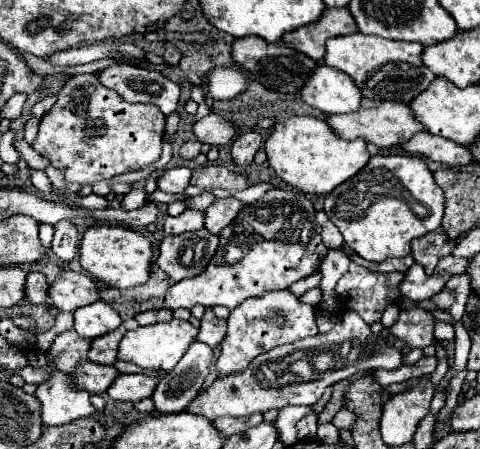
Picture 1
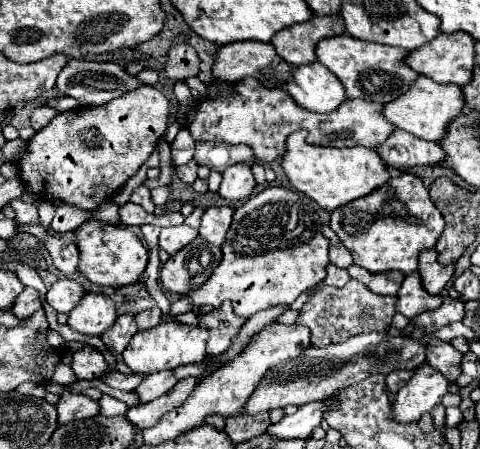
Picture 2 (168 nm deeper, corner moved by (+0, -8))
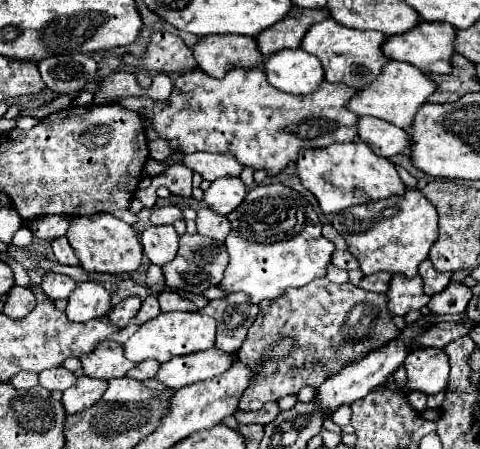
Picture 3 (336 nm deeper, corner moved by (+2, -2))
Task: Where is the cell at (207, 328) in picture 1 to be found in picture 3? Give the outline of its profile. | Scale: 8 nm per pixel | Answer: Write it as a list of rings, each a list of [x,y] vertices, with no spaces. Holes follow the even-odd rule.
[[[229,294],[225,298],[211,300],[199,312],[217,320],[215,346],[223,352],[235,352],[241,348],[247,328],[255,322],[259,308],[251,304],[245,294]]]

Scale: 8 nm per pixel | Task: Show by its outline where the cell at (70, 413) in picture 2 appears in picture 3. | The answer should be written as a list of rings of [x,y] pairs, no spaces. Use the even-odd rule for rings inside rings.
[[[81,376],[81,378],[77,378],[75,386],[67,388],[63,392],[63,400],[61,400],[63,408],[67,414],[81,412],[81,410],[97,404],[103,398],[105,390],[107,390],[107,382]]]

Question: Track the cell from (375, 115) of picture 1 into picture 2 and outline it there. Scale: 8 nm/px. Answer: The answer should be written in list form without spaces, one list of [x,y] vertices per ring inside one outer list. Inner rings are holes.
[[[243,78],[227,90],[221,90],[215,98],[207,96],[195,104],[195,118],[187,124],[187,130],[195,142],[247,144],[253,148],[253,154],[259,162],[273,162],[283,158],[285,140],[297,130],[307,130],[307,144],[313,146],[375,148],[395,130],[395,126],[389,124],[381,114],[381,108],[381,104],[369,100],[345,100],[345,104],[339,104],[335,112],[317,114],[297,106],[285,90],[265,88],[255,78]]]

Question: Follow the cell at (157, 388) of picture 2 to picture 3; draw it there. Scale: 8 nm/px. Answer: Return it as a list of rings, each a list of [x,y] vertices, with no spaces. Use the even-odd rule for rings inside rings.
[[[217,348],[205,350],[201,354],[187,354],[185,358],[171,358],[169,362],[161,364],[155,380],[165,384],[167,388],[177,390],[187,384],[223,374],[231,366],[231,362],[233,360]]]

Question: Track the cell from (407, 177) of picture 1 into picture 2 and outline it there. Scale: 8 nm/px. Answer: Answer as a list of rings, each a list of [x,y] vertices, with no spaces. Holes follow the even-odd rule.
[[[401,174],[391,178],[389,184],[363,196],[331,214],[329,224],[343,246],[351,252],[355,264],[371,274],[399,270],[411,274],[417,270],[417,256],[421,250],[435,248],[437,238],[443,232],[443,216],[429,198],[429,190],[415,174]]]

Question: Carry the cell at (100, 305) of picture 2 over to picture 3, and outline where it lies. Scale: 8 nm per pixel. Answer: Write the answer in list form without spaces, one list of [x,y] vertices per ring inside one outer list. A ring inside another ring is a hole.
[[[97,282],[77,284],[73,294],[69,296],[69,306],[65,310],[71,322],[89,322],[93,318],[107,316],[111,310],[109,292]]]

